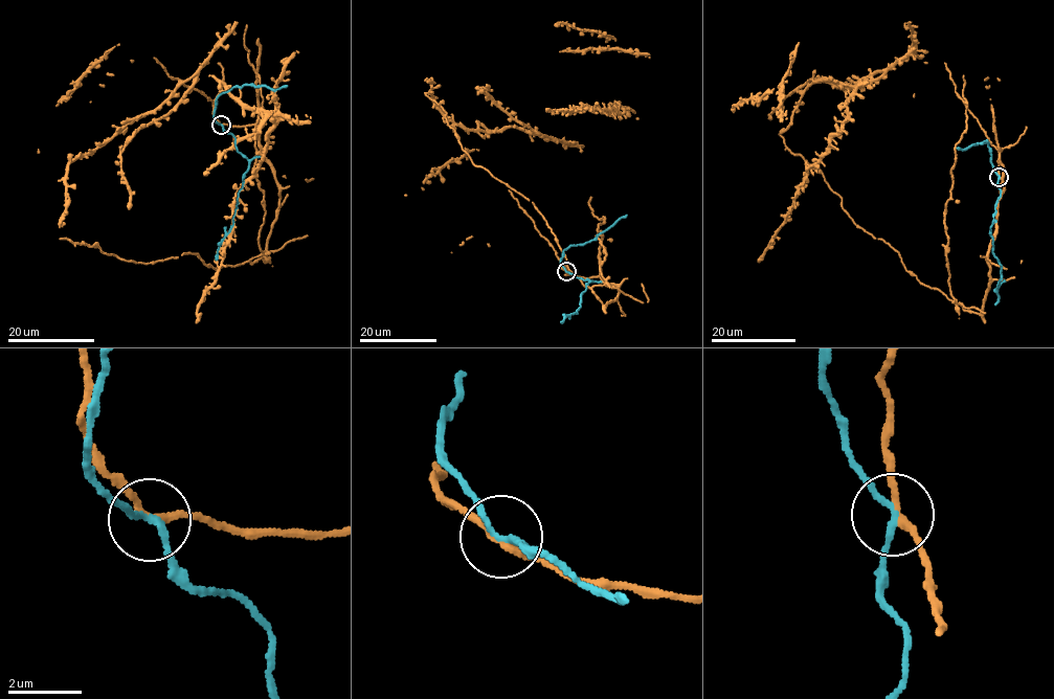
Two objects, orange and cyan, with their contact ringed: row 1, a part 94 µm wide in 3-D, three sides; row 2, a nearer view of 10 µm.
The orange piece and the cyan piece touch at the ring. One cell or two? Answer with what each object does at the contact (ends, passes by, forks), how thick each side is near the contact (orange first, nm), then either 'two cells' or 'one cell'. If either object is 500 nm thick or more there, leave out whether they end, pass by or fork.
orange passes by; cyan passes by; 180 nm thick on the orange side, 150 nm on the other; one cell

